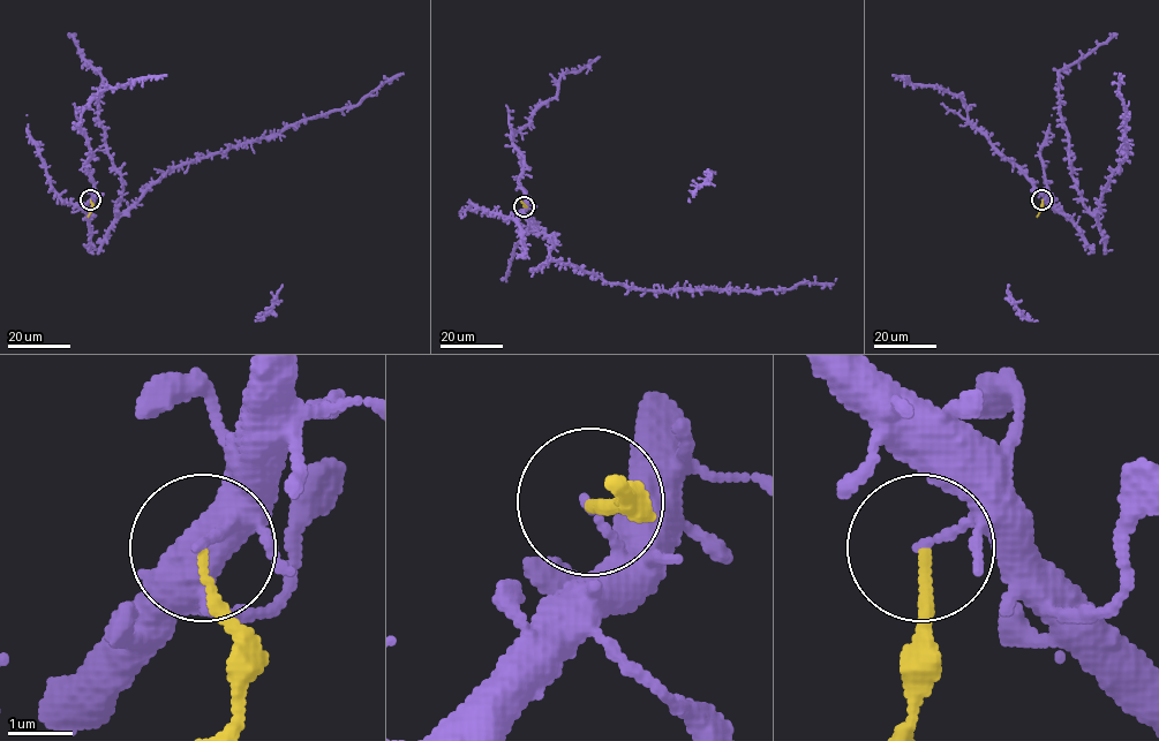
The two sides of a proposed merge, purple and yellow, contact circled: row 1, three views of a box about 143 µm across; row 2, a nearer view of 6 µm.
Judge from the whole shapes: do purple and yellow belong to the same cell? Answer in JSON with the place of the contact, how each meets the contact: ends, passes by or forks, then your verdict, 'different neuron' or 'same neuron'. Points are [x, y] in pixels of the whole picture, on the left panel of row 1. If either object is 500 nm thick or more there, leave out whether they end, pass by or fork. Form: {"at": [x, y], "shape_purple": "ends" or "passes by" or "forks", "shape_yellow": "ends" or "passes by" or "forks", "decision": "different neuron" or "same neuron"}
{"at": [90, 199], "shape_purple": "ends", "shape_yellow": "ends", "decision": "different neuron"}

